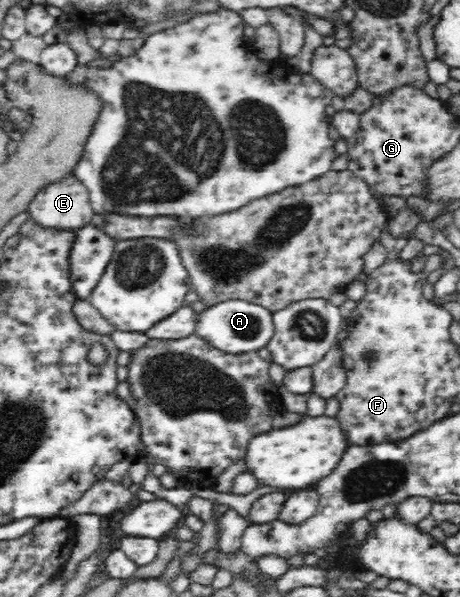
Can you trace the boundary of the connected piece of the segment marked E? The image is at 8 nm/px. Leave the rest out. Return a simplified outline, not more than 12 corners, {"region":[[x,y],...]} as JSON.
{"region":[[70,174],[37,191],[37,224],[68,231],[89,225],[86,188]]}

